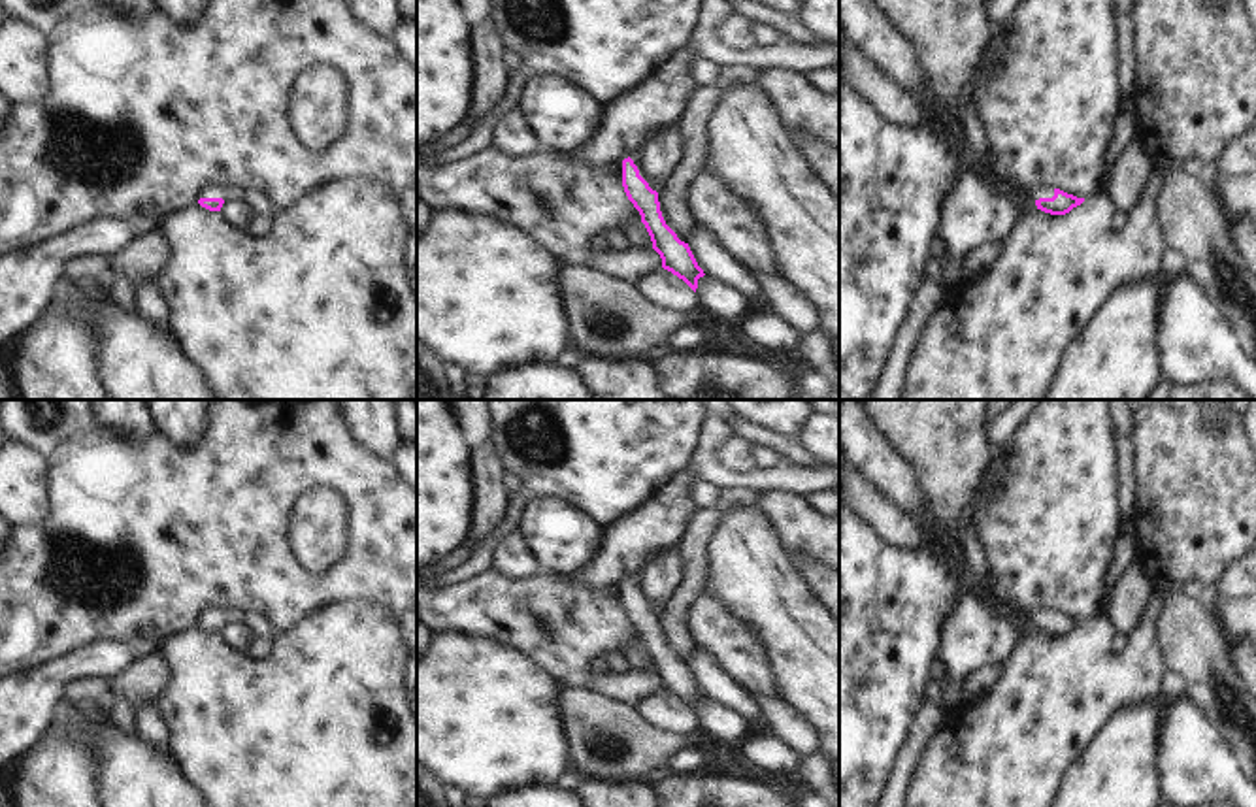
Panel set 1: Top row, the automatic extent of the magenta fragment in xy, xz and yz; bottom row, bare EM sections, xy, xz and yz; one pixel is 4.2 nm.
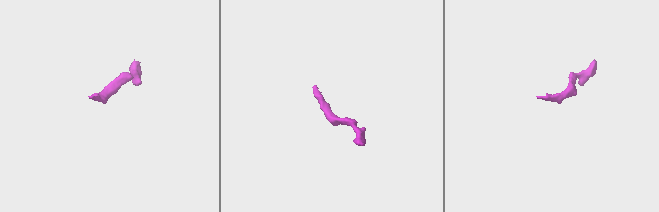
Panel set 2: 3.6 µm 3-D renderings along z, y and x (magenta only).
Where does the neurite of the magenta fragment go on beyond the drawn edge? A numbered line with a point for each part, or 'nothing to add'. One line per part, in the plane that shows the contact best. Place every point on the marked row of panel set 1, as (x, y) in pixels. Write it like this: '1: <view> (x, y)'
1: xz (634, 153)

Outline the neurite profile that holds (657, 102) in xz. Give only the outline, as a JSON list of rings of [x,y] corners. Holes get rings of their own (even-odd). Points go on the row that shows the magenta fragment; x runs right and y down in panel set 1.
[[[686,45],[679,47],[636,89],[613,98],[603,106],[598,130],[583,147],[573,153],[560,155],[575,155],[588,164],[615,166],[617,160],[630,149],[641,151],[651,132],[677,123],[688,96],[696,89],[696,85],[688,77],[688,62],[692,58],[694,53]]]

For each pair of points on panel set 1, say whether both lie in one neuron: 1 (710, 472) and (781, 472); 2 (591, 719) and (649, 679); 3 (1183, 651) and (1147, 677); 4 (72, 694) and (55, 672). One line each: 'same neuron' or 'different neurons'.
1: same neuron
2: different neurons
3: different neurons
4: different neurons

